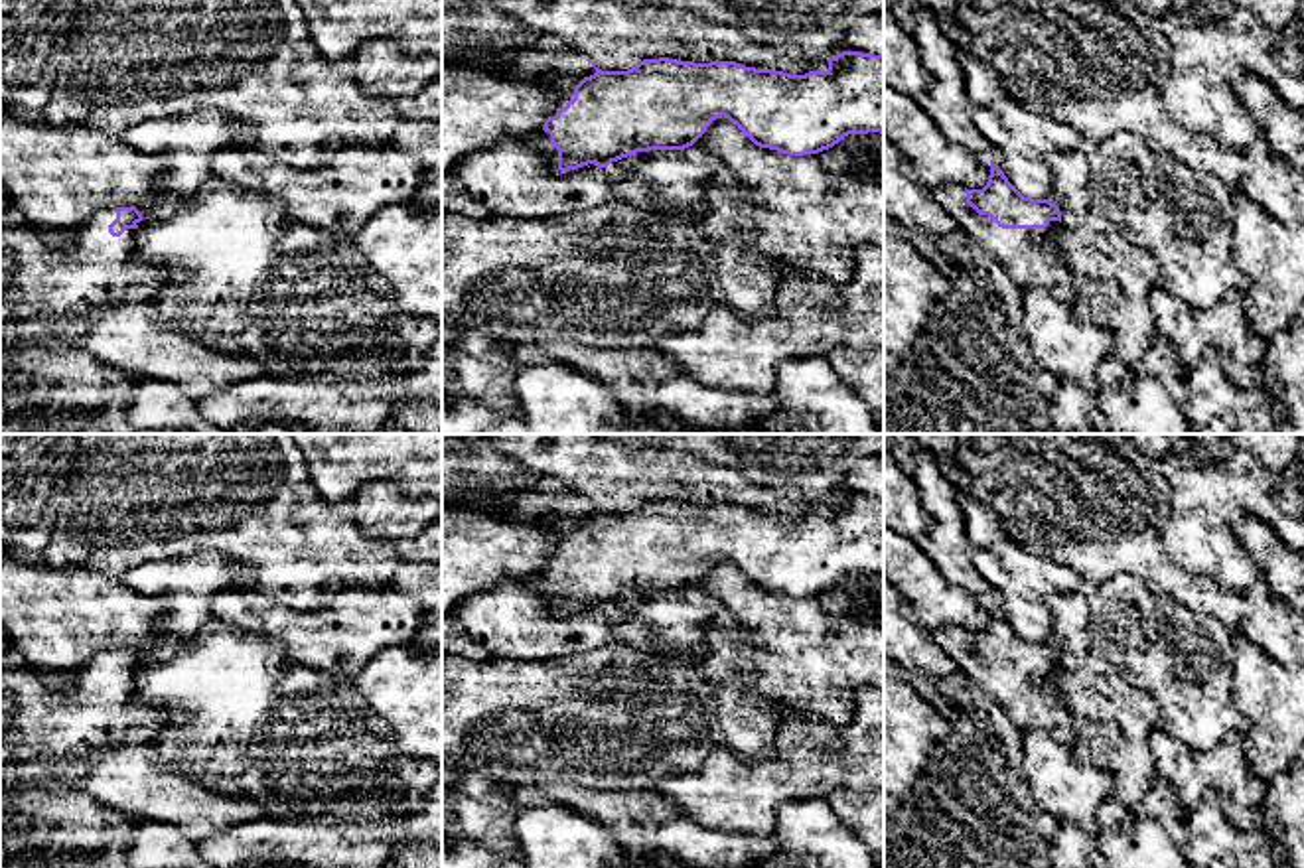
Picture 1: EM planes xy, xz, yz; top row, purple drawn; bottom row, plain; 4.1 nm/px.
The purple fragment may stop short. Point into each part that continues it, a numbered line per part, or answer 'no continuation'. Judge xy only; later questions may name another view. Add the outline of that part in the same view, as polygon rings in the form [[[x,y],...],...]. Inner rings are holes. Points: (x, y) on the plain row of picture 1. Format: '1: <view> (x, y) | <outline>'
1: xy (91, 711) | [[[116,649],[101,651],[55,688],[20,661],[0,667],[0,767],[12,761],[85,758],[91,750],[154,742],[170,722],[170,712],[138,700],[136,671],[112,679],[109,667],[114,661]]]

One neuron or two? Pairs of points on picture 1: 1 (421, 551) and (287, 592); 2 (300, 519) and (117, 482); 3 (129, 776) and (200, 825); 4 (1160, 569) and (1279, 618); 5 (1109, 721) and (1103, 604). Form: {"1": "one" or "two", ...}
{"1": "one", "2": "one", "3": "one", "4": "one", "5": "two"}

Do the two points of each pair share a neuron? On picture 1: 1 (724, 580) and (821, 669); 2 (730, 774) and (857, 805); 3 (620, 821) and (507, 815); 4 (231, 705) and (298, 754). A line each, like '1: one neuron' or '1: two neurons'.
1: one neuron
2: two neurons
3: one neuron
4: one neuron

